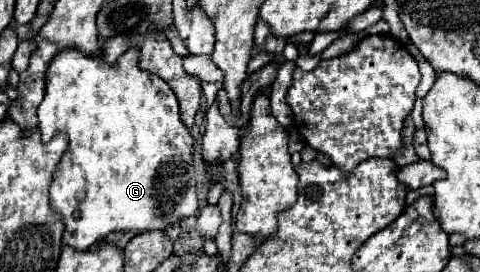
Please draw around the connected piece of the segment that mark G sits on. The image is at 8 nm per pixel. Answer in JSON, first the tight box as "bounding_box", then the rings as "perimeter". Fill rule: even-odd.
{"bounding_box":[39,48,197,250],"perimeter":[[[63,48],[57,56],[53,56],[53,60],[47,66],[47,80],[45,80],[45,98],[39,104],[39,130],[45,142],[49,142],[57,132],[65,132],[69,136],[69,146],[53,174],[53,182],[49,188],[51,194],[51,208],[55,212],[59,212],[63,216],[65,222],[65,236],[63,242],[77,248],[77,250],[87,250],[89,246],[93,246],[99,238],[107,236],[109,232],[121,232],[121,230],[165,230],[169,224],[173,222],[181,222],[183,218],[189,218],[197,212],[197,194],[195,194],[195,172],[193,172],[193,156],[191,156],[191,146],[193,146],[193,138],[191,132],[187,130],[187,126],[183,124],[181,116],[179,116],[179,104],[177,104],[177,96],[175,92],[169,88],[169,84],[165,84],[165,80],[161,80],[155,74],[149,74],[145,70],[139,68],[139,50],[137,48],[129,48],[115,64],[107,64],[101,58],[101,52],[95,56],[87,56],[85,52],[81,52],[79,48]]]}

